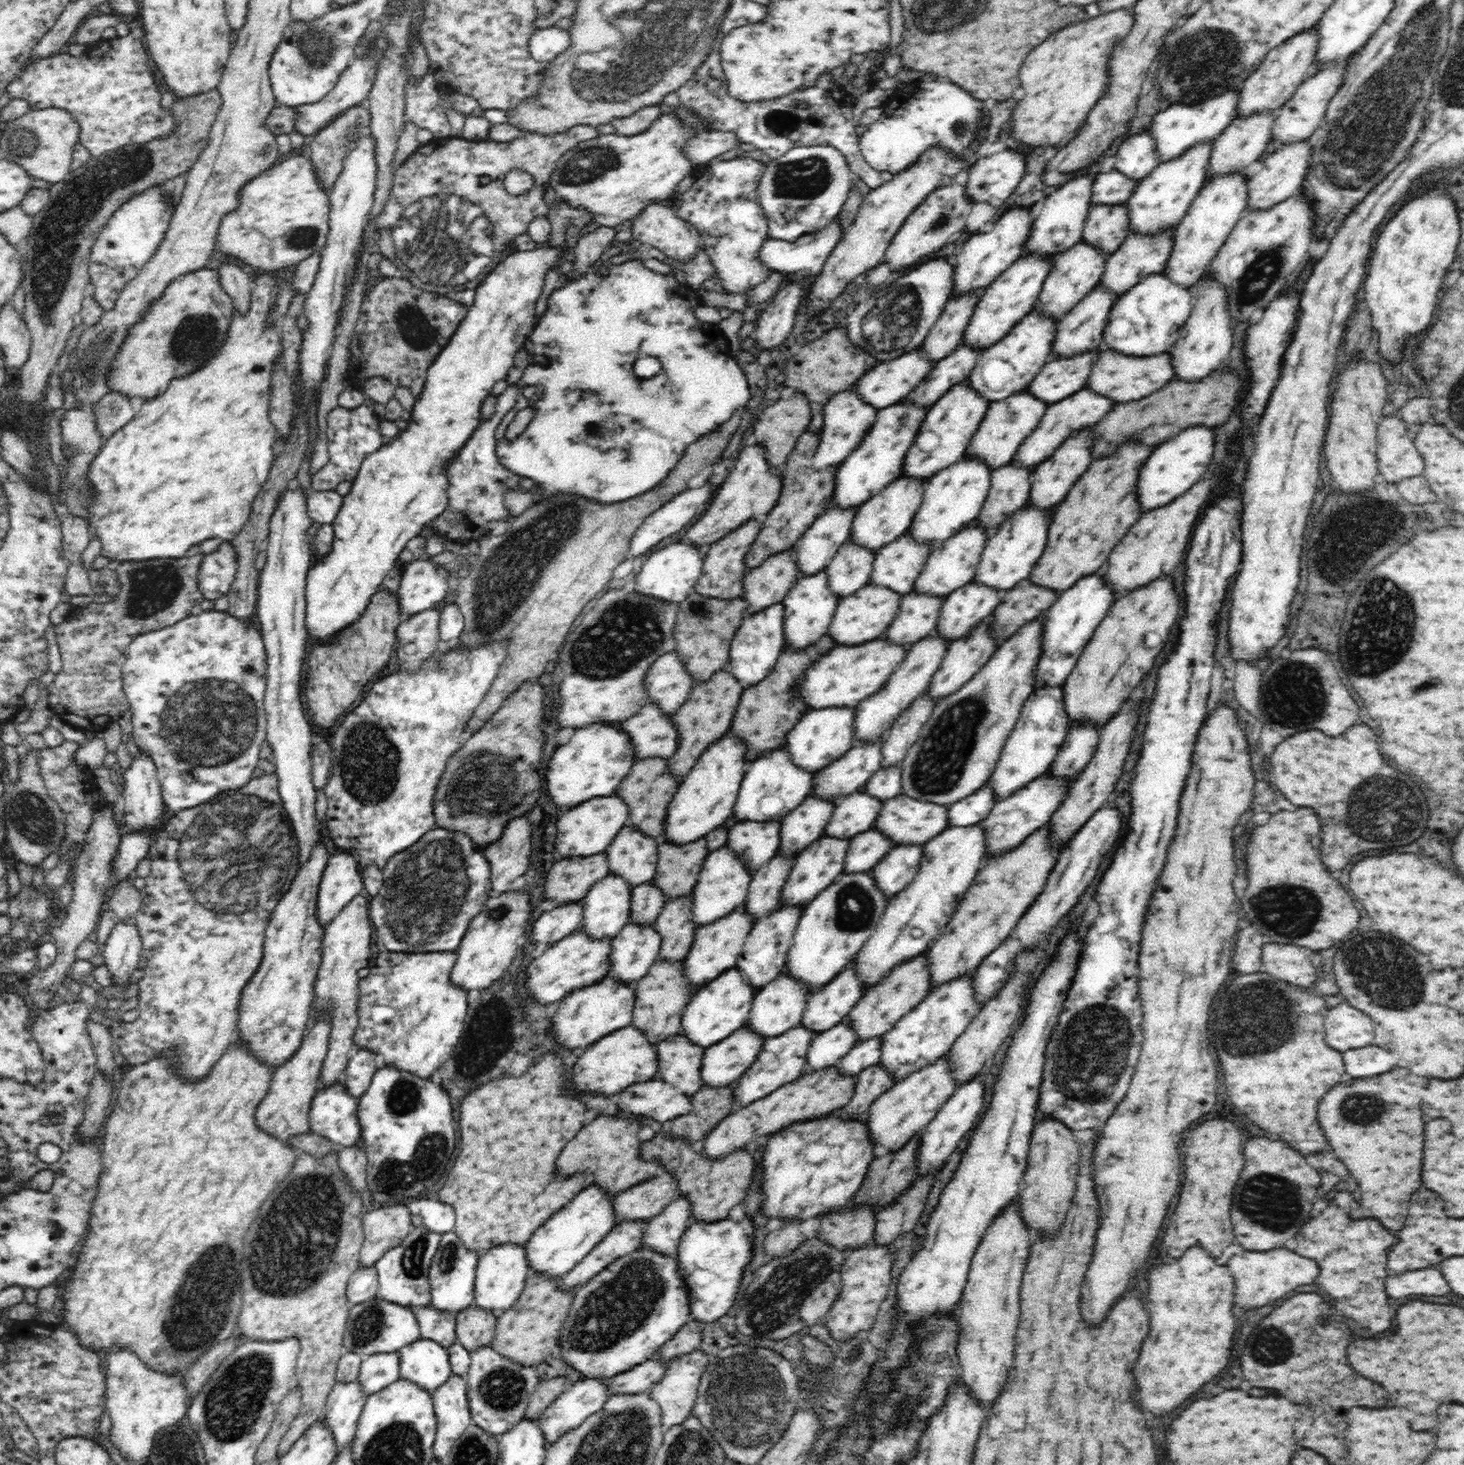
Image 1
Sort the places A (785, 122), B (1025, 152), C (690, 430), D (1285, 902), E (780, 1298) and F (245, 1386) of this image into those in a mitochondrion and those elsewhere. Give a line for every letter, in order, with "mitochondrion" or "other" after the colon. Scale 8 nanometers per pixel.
A: mitochondrion
B: other
C: other
D: mitochondrion
E: mitochondrion
F: mitochondrion

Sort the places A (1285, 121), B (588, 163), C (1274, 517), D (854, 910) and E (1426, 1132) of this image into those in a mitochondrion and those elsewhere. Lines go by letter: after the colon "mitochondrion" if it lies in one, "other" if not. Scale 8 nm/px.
A: other
B: mitochondrion
C: other
D: mitochondrion
E: other

